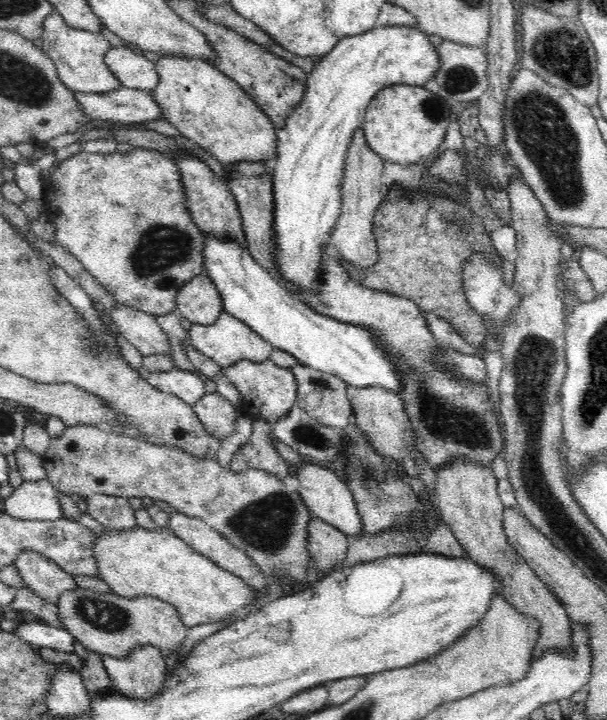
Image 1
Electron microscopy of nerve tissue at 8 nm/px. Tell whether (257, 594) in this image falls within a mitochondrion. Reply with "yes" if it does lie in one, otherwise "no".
no

